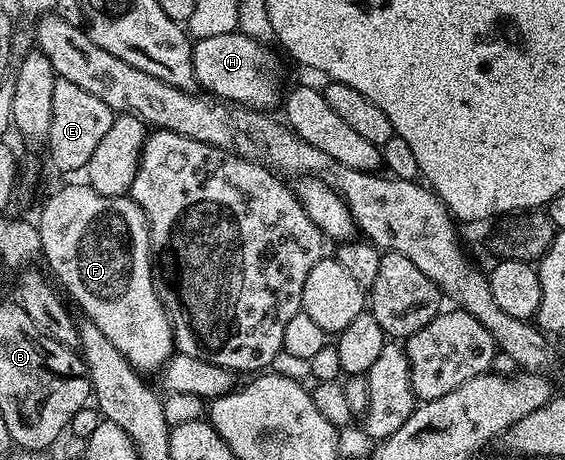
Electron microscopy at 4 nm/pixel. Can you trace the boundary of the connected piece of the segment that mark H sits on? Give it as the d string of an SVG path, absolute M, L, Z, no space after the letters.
M239 30L197 39L193 43L192 63L195 70L195 83L202 86L205 93L218 97L229 104L246 106L261 112L272 112L282 102L280 82L278 80L278 64L272 51L265 43L259 43L252 37L244 35Z

